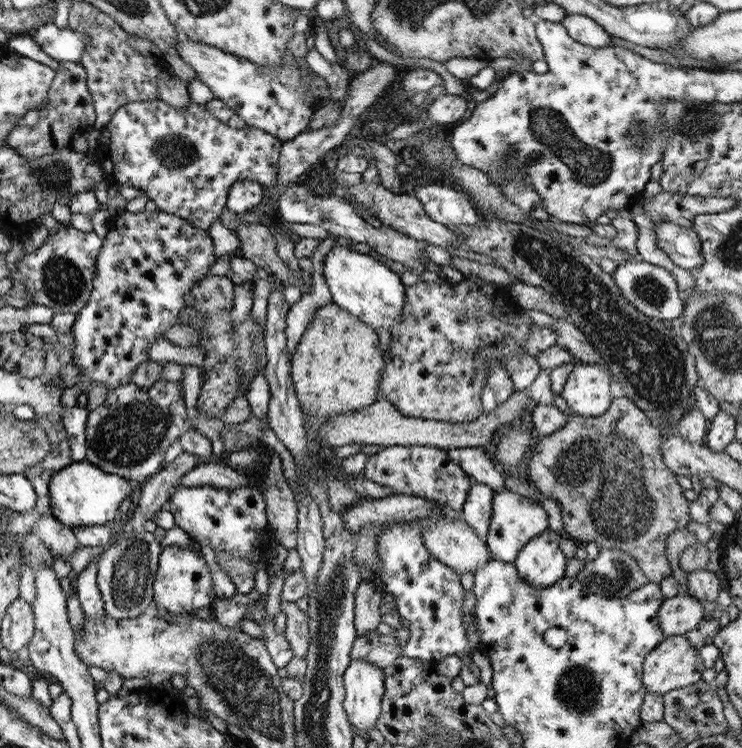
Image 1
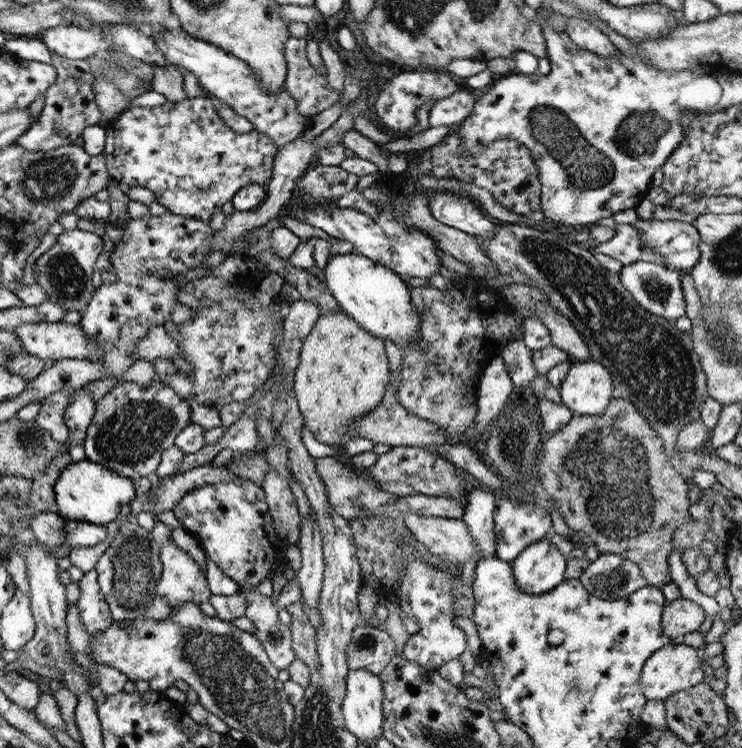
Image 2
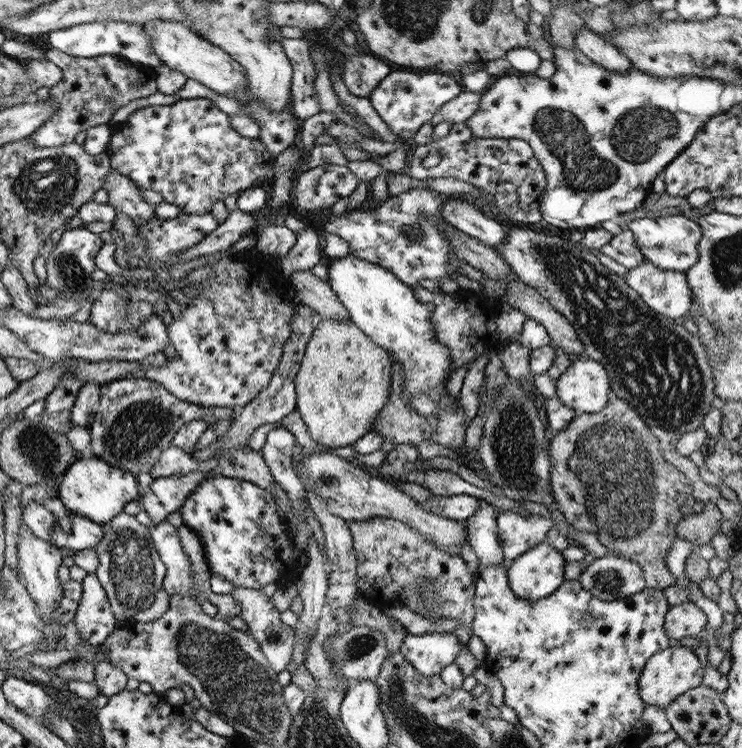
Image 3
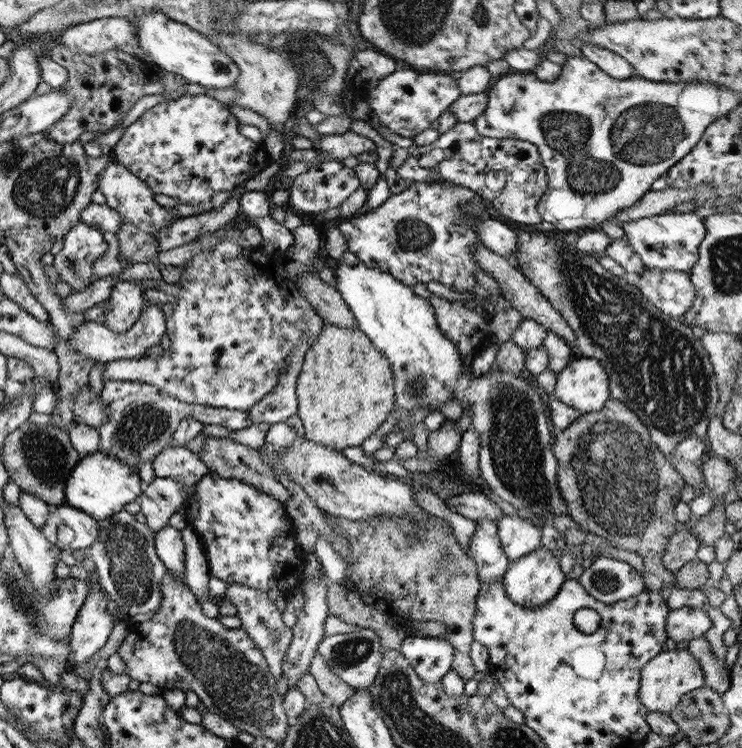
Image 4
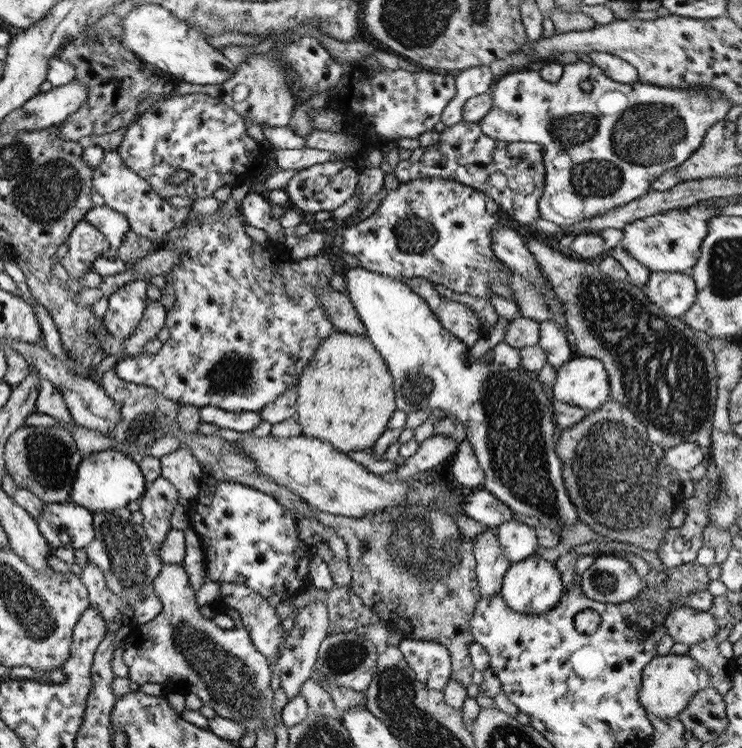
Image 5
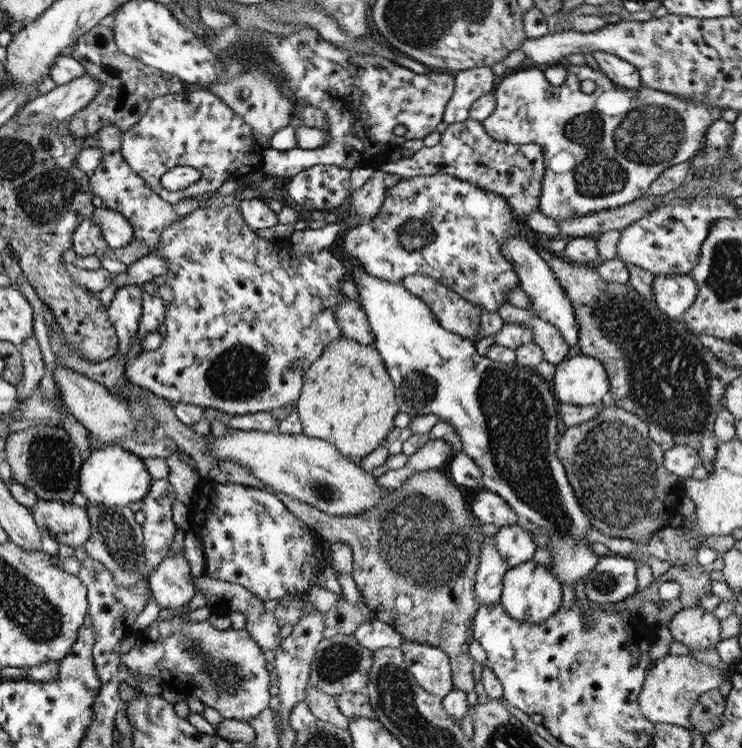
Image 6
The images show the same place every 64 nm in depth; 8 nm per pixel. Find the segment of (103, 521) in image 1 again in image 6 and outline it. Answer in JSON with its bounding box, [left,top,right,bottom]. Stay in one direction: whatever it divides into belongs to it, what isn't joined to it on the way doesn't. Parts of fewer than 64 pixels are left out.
[76,443,151,506]

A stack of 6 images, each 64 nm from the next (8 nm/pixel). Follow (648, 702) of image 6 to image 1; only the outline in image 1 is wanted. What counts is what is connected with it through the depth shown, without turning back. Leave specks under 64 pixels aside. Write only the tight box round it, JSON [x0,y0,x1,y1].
[641,635,703,695]

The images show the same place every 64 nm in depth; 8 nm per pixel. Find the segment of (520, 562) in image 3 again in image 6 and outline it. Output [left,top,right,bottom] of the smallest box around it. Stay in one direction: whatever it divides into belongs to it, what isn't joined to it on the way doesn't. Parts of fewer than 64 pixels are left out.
[499,561,561,624]

